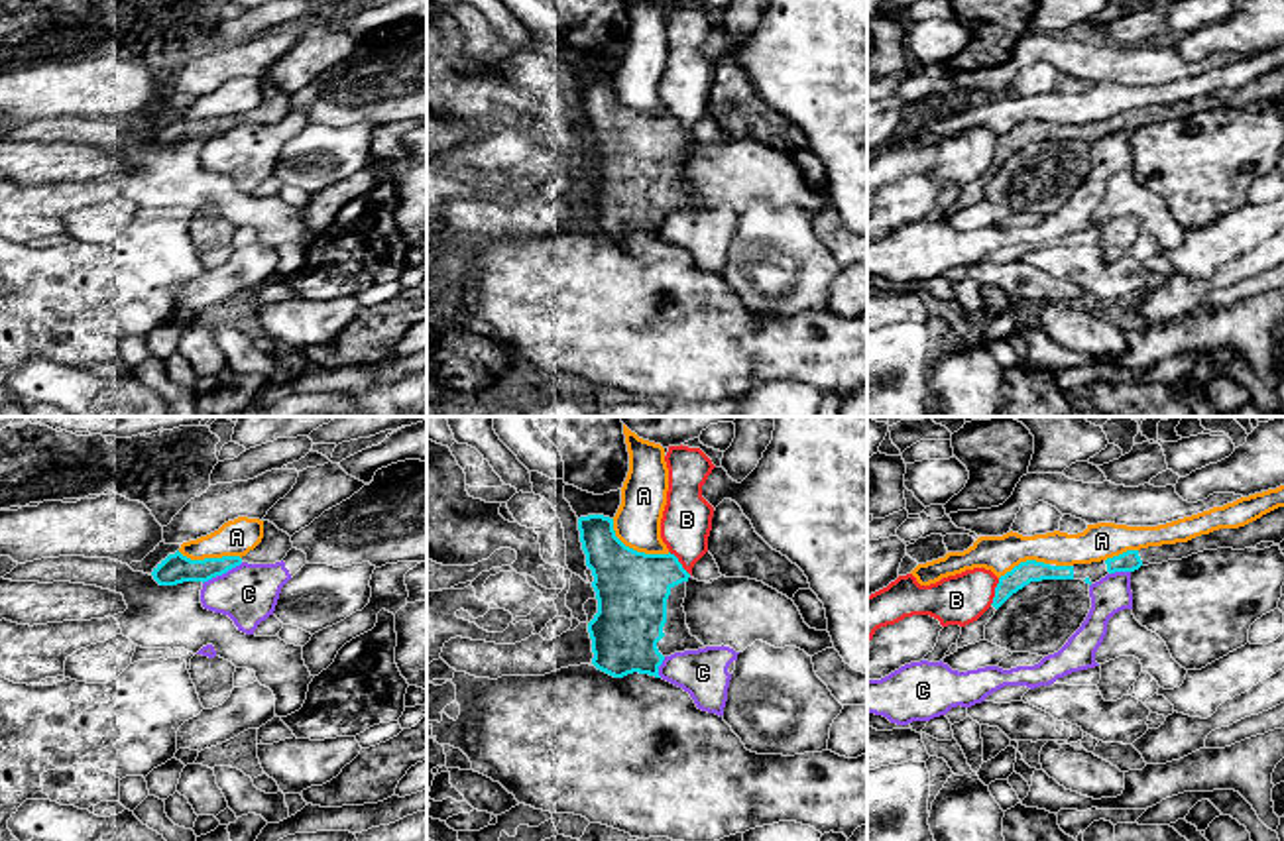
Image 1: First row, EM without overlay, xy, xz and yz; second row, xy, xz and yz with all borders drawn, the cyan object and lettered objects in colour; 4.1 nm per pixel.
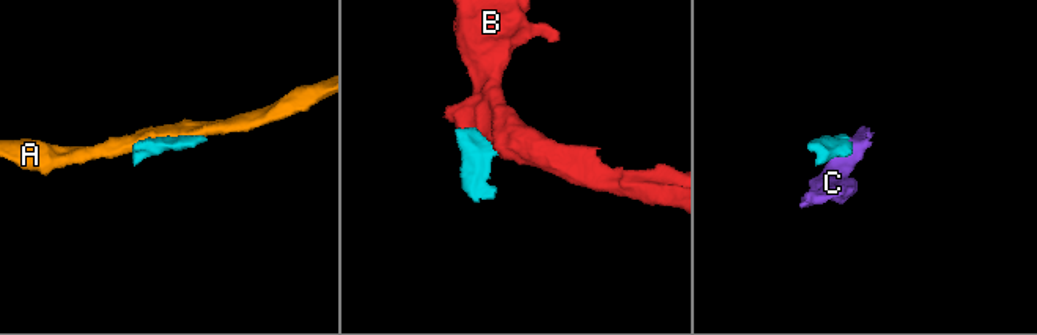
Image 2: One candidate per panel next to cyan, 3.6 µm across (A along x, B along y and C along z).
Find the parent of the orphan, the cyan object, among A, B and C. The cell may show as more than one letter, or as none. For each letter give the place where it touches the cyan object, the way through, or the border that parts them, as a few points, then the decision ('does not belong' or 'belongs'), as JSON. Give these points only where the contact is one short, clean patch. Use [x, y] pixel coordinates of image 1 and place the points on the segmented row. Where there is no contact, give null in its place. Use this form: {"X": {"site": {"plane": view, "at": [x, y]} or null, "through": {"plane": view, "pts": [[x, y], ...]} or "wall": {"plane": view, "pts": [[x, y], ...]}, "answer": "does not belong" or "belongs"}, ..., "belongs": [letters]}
{"A": {"site": {"plane": "xz", "at": [636, 551]}, "answer": "does not belong"}, "B": {"site": {"plane": "yz", "at": [995, 592]}, "wall": {"plane": "yz", "pts": [[999, 578], [990, 604]]}, "answer": "does not belong"}, "C": {"site": {"plane": "xy", "at": [223, 572]}, "wall": {"plane": "xy", "pts": [[242, 562], [203, 584]]}, "answer": "does not belong"}, "belongs": []}

